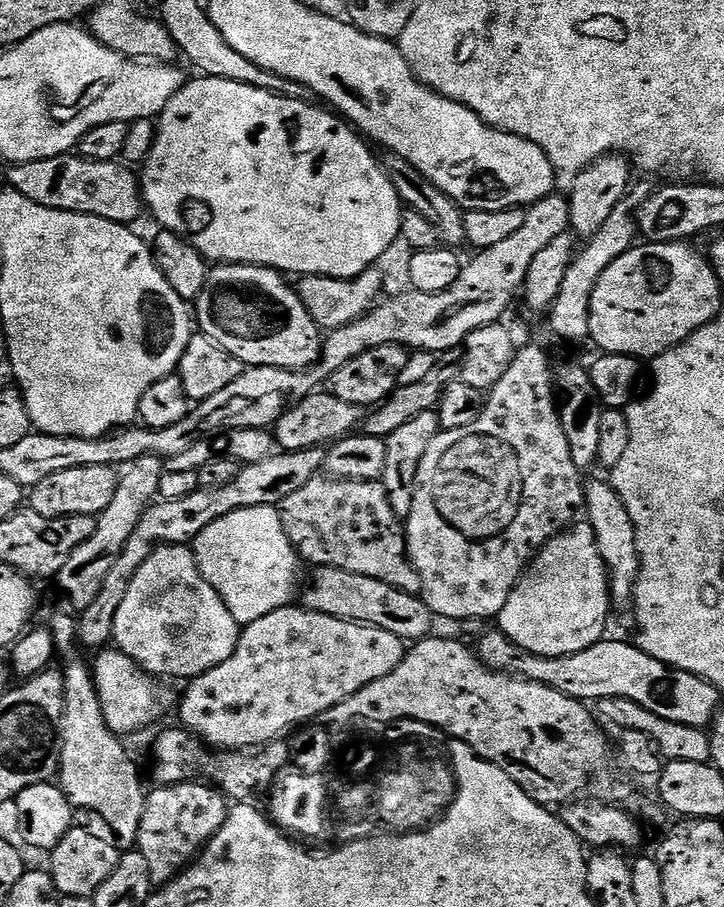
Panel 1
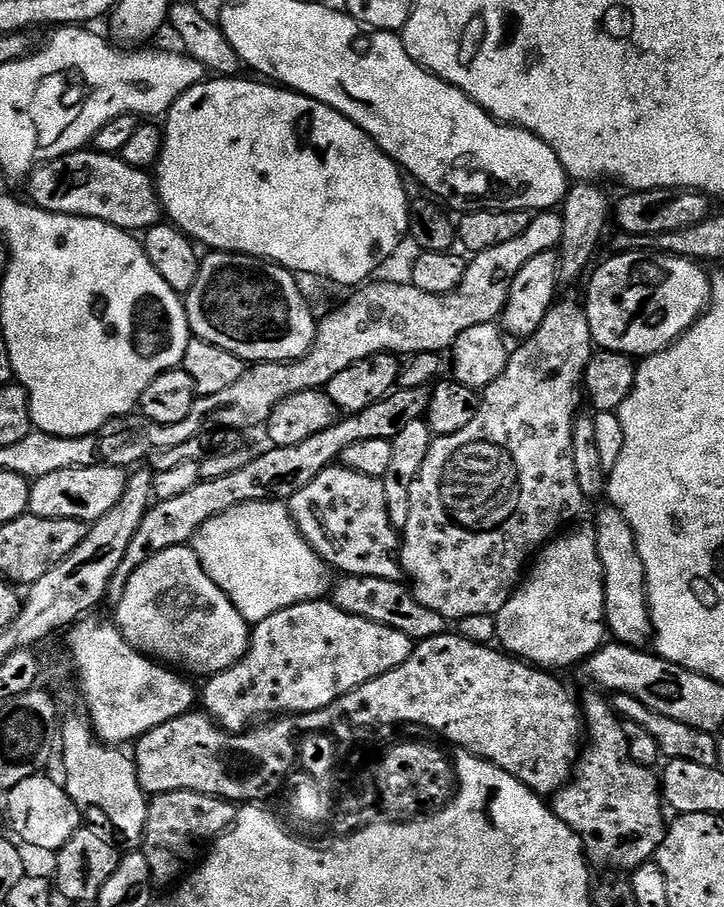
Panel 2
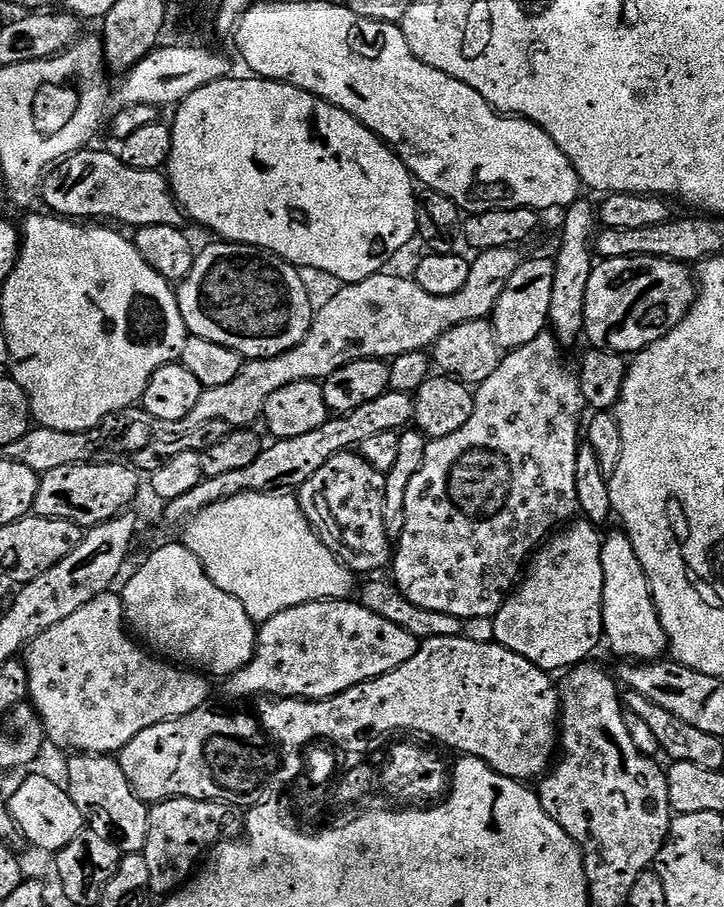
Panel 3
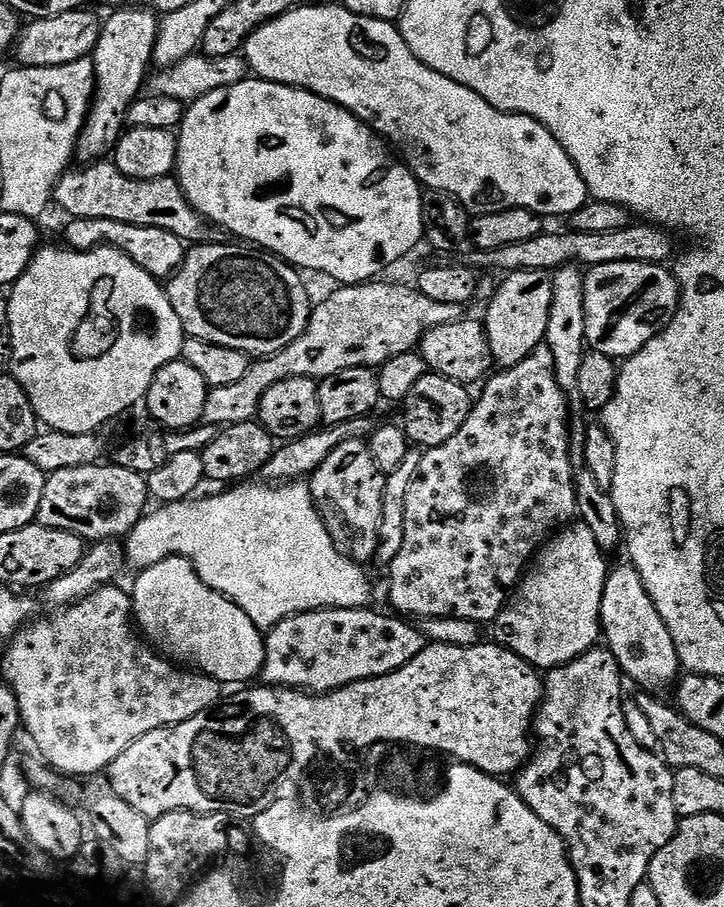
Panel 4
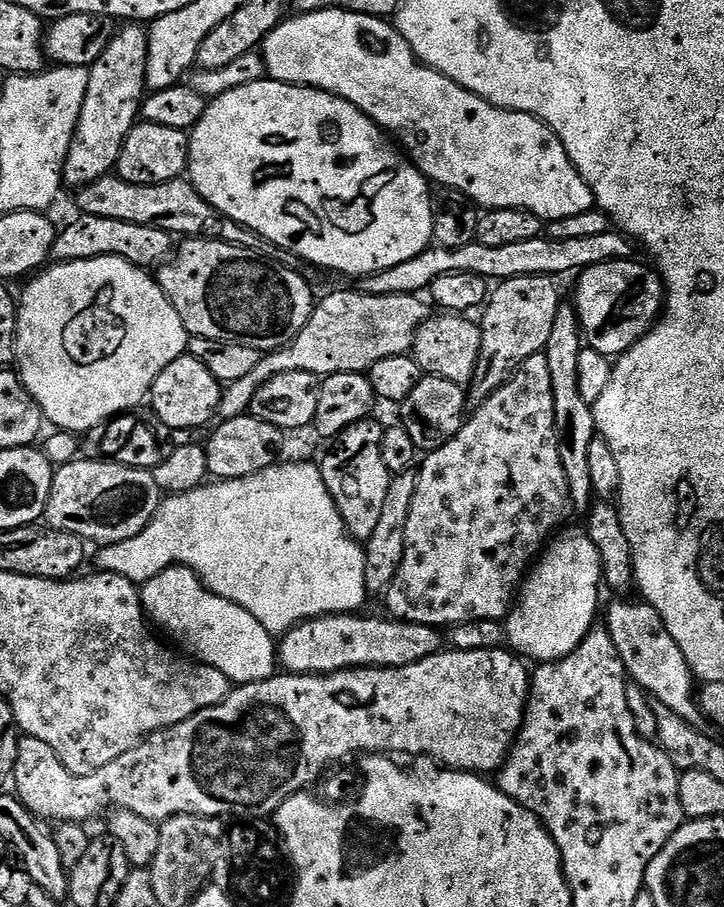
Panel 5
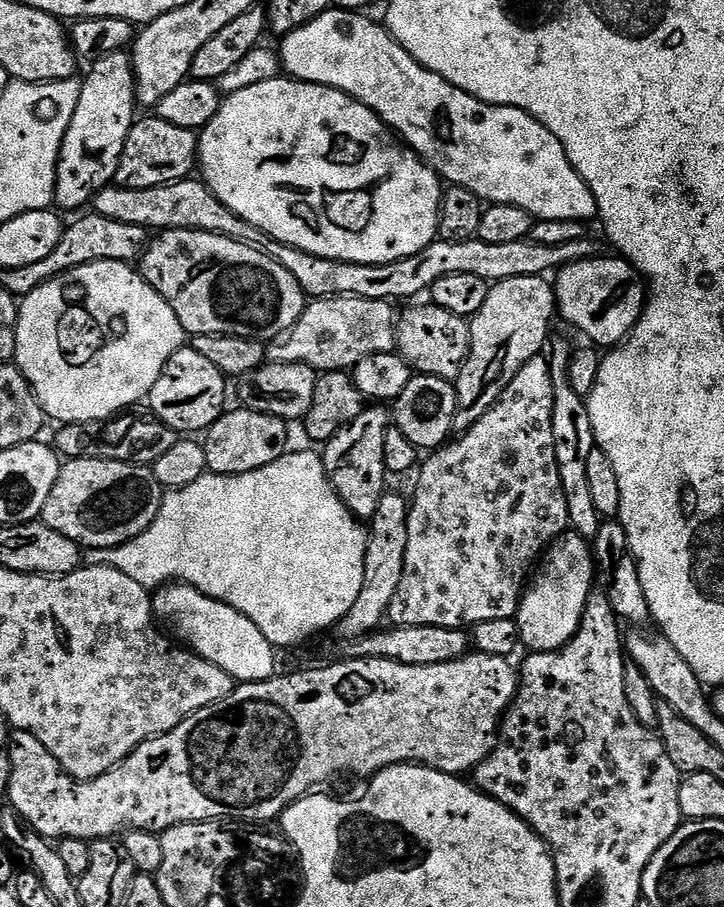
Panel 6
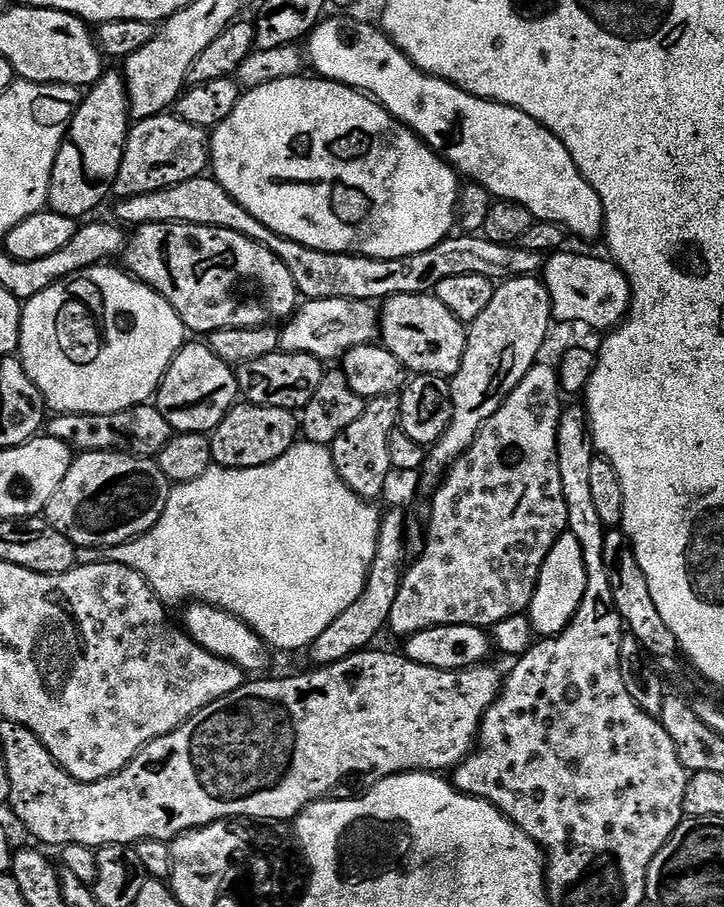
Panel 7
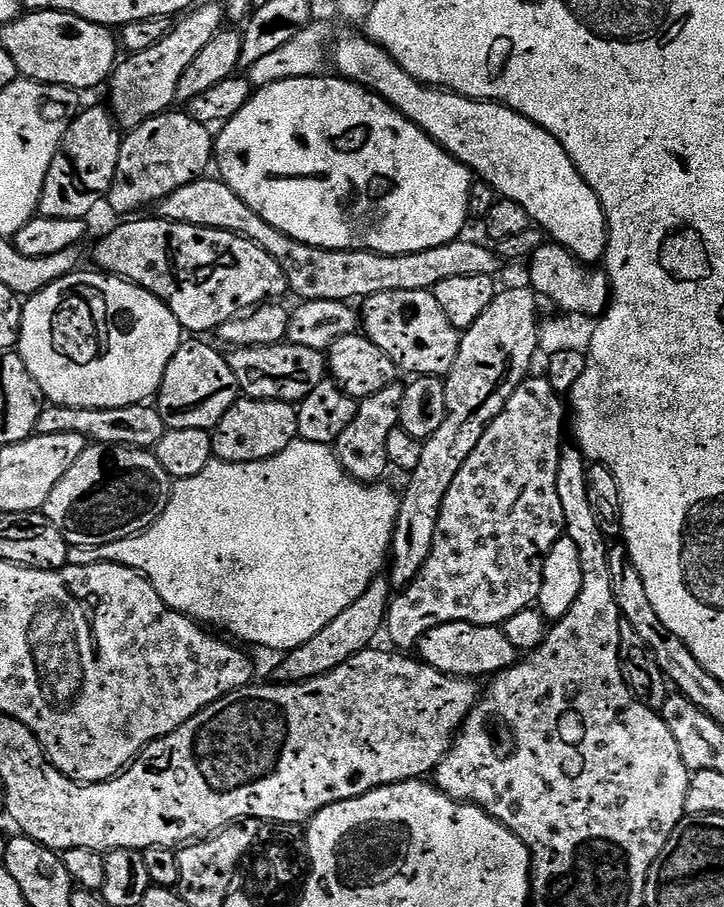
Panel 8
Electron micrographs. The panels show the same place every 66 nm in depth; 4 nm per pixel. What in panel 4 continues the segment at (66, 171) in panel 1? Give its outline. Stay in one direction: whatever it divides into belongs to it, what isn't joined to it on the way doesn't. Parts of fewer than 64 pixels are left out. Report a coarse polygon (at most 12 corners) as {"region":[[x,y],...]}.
{"region":[[115,162],[69,167],[55,203],[72,218],[158,226],[185,245],[225,243],[175,175]]}

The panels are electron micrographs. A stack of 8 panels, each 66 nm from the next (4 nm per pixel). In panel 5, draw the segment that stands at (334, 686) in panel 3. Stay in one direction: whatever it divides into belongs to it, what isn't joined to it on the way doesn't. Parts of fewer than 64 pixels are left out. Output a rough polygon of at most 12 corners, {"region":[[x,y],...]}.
{"region":[[364,615],[300,621],[279,641],[298,676],[401,668],[439,628]]}

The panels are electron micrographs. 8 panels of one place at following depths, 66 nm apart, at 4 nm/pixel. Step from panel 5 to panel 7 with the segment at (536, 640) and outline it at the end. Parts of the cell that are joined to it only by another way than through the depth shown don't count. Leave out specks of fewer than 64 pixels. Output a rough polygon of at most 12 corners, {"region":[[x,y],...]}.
{"region":[[572,532],[556,539],[526,613],[533,633],[566,630],[586,594]]}

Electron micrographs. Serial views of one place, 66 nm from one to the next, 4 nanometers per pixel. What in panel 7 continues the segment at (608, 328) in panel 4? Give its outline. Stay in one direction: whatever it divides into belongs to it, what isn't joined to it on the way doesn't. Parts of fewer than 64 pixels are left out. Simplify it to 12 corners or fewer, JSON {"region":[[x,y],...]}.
{"region":[[557,250],[542,279],[552,315],[599,334],[632,304],[611,259]]}

